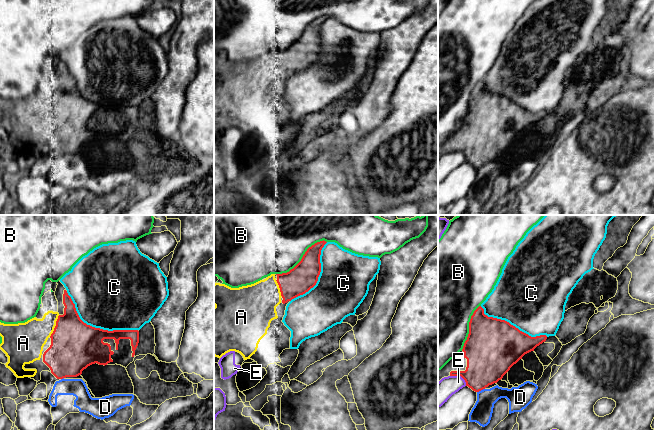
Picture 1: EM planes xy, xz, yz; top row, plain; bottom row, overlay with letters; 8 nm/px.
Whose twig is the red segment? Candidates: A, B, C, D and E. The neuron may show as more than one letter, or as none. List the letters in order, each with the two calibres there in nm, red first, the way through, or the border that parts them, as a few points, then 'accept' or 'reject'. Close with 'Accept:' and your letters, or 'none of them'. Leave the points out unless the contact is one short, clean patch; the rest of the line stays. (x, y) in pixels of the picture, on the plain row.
A: calibres 380 and 280 nm; accept
B: calibres 220 and 400 nm; reject
C: calibres 380 and 480 nm; reject
D: calibres 360 and 170 nm; reject
E: calibres 340 and 180 nm; border yz (450, 151), (459, 151), (466, 161); reject
Accept: A

